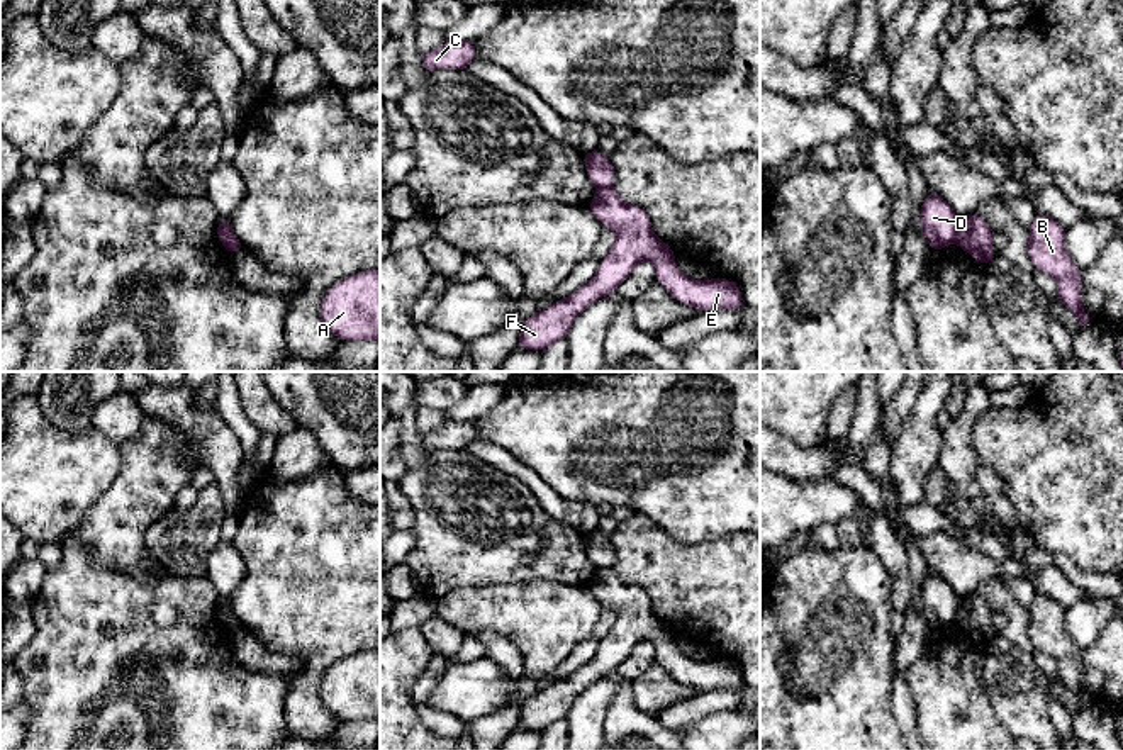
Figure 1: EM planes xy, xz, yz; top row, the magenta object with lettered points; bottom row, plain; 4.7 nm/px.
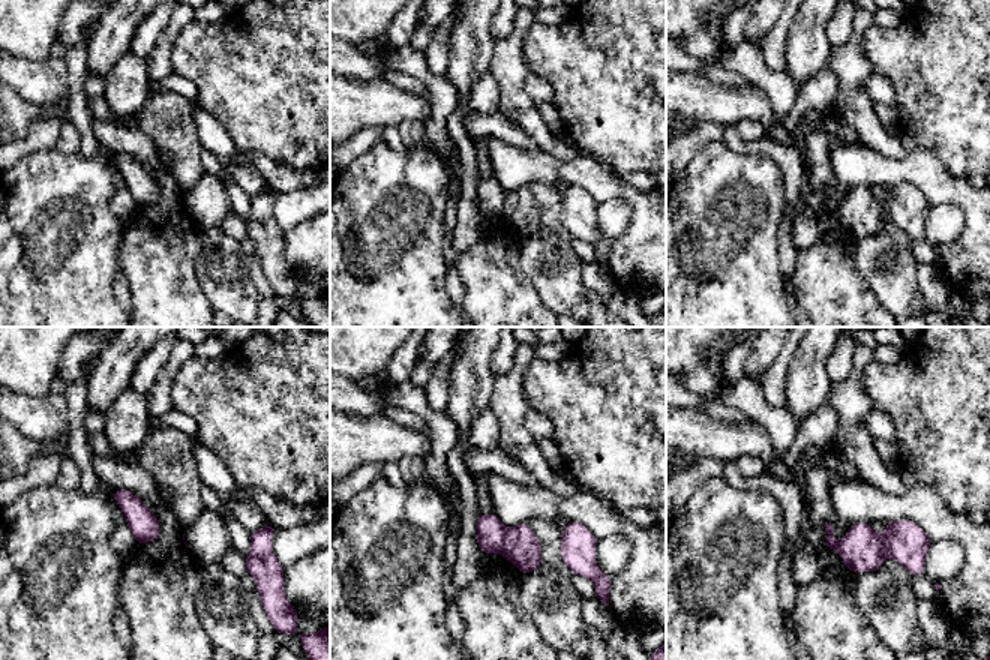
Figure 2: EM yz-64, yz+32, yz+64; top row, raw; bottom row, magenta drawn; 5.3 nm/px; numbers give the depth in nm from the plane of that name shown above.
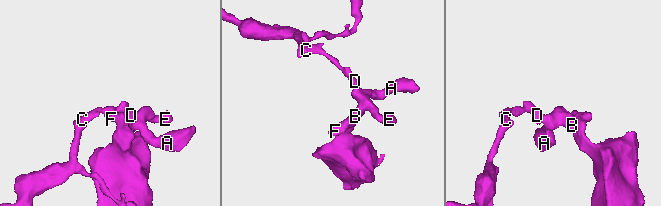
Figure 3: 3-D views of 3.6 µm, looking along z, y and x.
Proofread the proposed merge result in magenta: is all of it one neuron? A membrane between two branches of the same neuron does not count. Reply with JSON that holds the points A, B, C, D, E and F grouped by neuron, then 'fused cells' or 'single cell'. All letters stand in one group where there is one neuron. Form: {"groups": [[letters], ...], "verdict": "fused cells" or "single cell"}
{"groups": [["A", "B", "E", "F"], ["C", "D"]], "verdict": "fused cells"}

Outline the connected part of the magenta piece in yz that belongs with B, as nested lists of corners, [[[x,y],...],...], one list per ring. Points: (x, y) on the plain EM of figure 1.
[[[1036,592],[1028,609],[1028,635],[1035,650],[1052,655],[1057,662],[1057,680],[1060,680],[1081,702],[1089,702],[1081,684],[1082,650],[1065,631],[1067,607],[1055,602],[1048,594]]]

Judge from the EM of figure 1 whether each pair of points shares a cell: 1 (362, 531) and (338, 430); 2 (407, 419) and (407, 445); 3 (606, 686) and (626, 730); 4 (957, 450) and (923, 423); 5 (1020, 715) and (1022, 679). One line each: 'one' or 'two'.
1: two
2: one
3: two
4: two
5: one

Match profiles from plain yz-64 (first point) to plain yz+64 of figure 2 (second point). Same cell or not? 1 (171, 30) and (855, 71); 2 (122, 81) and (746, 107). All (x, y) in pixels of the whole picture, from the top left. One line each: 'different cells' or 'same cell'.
1: same cell
2: different cells

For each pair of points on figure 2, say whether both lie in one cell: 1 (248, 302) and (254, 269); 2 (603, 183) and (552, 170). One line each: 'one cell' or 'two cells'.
1: two cells
2: one cell

